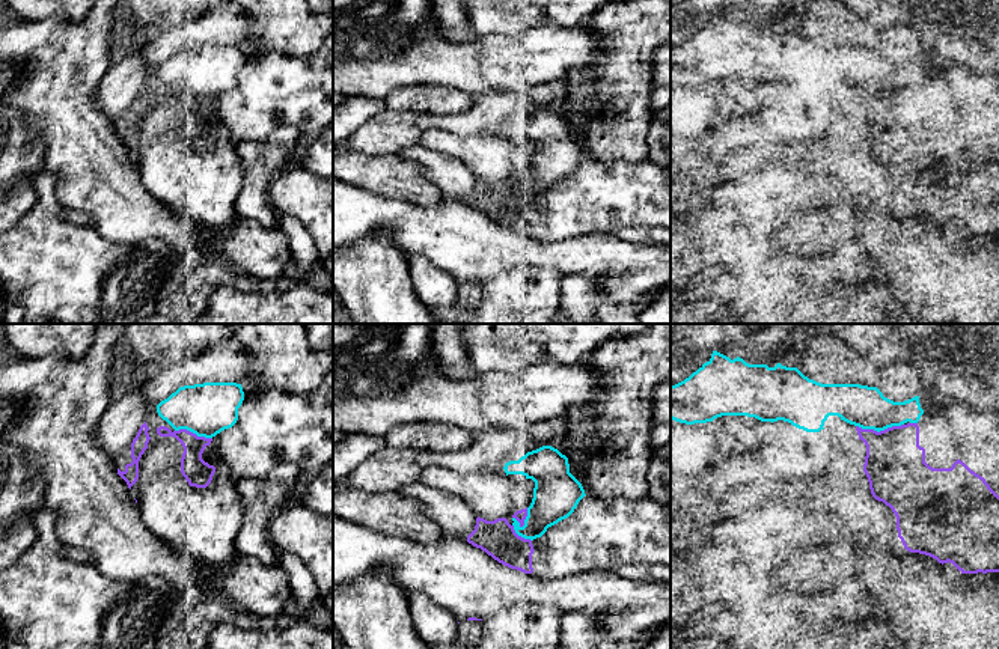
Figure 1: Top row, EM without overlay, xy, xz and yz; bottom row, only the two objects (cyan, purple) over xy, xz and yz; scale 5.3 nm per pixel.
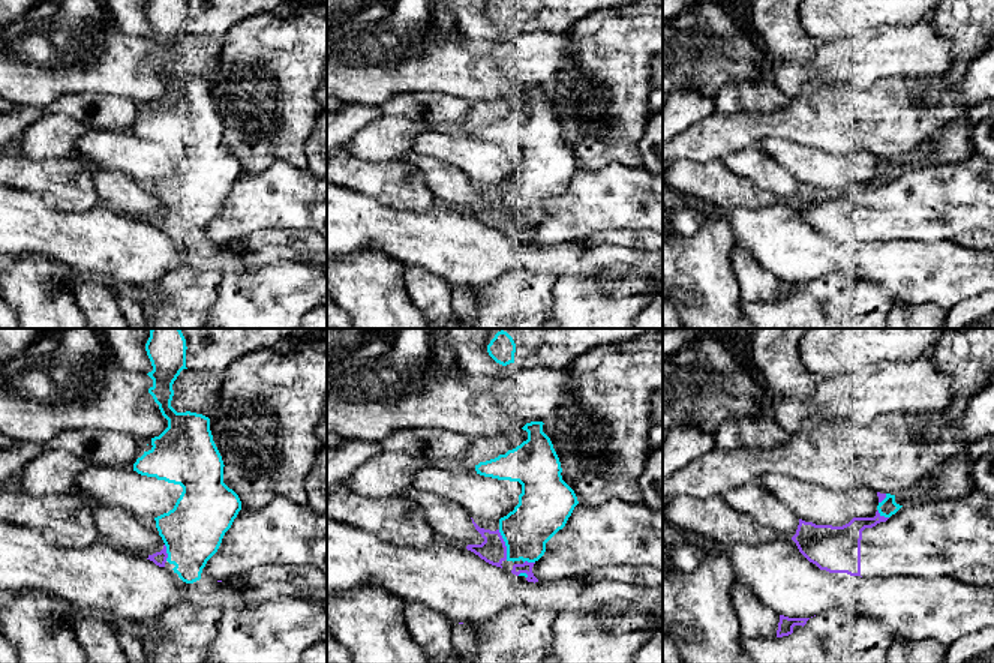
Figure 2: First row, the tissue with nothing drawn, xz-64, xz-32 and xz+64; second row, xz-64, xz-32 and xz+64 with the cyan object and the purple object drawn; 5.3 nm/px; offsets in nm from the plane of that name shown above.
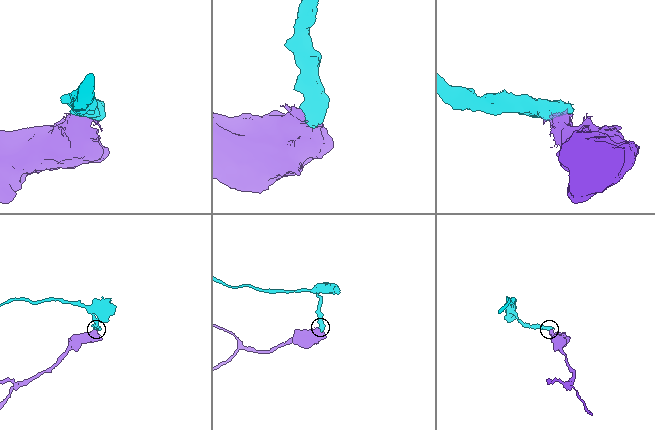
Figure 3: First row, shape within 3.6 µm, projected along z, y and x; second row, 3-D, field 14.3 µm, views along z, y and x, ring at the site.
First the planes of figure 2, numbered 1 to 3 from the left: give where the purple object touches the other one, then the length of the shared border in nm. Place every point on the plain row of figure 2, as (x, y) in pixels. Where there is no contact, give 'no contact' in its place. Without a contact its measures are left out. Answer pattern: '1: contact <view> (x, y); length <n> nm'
1: contact xz-64 (167, 216); length 90 nm
2: contact xz-32 (505, 209); length 170 nm
3: contact xz+64 (882, 179); length 80 nm

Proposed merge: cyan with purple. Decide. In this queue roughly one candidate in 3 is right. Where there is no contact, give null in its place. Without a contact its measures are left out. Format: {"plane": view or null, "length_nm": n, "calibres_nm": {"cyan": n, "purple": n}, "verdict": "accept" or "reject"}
{"plane": "yz", "length_nm": 260, "calibres_nm": {"cyan": 220, "purple": 320}, "verdict": "reject"}

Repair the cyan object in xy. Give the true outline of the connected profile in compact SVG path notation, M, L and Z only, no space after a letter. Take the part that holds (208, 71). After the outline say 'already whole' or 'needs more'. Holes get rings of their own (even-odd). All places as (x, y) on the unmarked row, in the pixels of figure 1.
M203 45L179 50L167 62L157 68L158 78L175 93L187 92L197 99L212 101L238 83L238 71L244 63L241 47L237 45Z; already whole

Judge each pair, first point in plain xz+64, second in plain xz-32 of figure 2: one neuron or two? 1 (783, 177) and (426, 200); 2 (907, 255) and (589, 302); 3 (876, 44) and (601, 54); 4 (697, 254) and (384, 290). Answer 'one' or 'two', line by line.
1: two
2: two
3: two
4: one

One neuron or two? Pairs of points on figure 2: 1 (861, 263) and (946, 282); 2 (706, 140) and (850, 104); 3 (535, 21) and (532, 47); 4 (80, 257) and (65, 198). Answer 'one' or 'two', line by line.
1: one
2: one
3: two
4: two

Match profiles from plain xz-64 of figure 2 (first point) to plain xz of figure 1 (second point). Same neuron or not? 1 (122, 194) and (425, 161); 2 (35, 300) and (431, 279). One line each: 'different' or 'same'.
1: same
2: different

